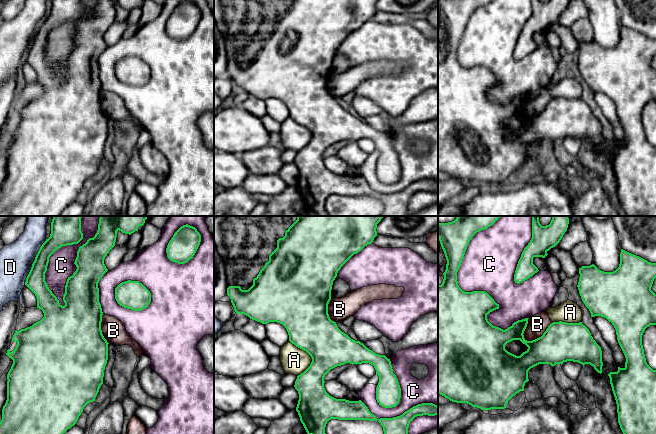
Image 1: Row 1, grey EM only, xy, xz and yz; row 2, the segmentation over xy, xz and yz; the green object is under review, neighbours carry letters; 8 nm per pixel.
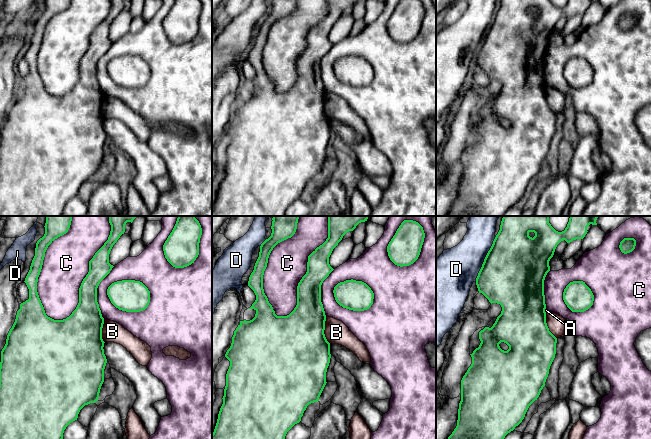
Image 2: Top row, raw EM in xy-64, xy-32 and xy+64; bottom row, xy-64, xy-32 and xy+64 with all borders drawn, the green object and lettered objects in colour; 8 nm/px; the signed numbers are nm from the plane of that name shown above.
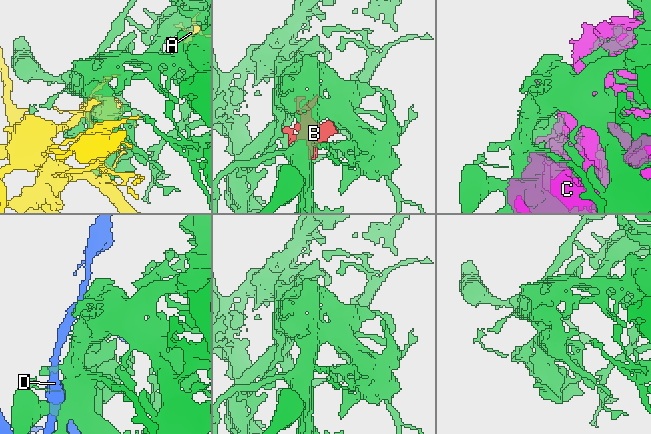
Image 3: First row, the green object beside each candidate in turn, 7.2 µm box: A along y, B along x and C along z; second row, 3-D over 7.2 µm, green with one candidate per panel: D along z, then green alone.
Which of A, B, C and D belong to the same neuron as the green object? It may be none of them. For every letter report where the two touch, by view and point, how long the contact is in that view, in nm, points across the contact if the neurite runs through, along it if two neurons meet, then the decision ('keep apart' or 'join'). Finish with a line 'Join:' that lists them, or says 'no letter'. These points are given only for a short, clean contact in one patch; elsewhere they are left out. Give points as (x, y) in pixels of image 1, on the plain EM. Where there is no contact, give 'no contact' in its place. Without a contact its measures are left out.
A: meets green in xz at (310, 131); contact 300 nm long; keep apart
B: meets green in yz at (539, 113); contact 260 nm long; join
C: meets green in xy at (74, 39); contact 700 nm long; keep apart
D: meets green in xy at (35, 35); contact 360 nm long; keep apart
Join: B

